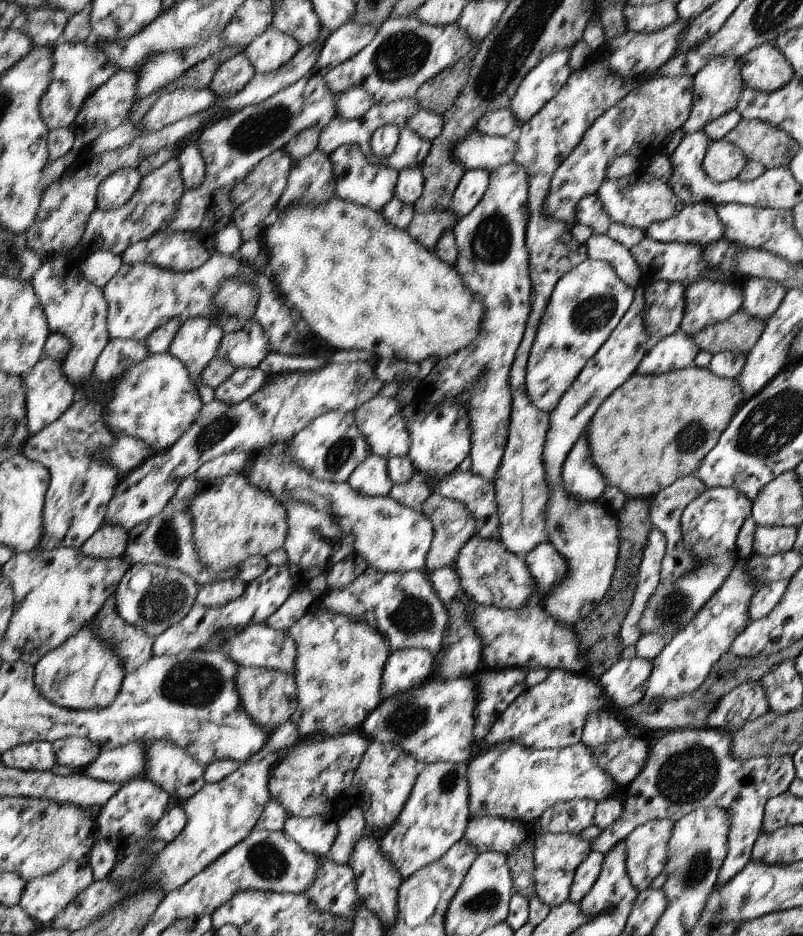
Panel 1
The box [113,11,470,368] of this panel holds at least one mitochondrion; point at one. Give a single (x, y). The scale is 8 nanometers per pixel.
(400, 56)

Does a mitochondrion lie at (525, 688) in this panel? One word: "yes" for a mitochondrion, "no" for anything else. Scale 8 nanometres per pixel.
no

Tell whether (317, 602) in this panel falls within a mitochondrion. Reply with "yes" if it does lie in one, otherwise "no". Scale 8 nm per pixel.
no

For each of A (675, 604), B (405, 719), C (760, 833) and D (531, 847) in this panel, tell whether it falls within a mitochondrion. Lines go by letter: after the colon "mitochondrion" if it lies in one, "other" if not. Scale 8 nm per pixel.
A: mitochondrion
B: mitochondrion
C: other
D: other

